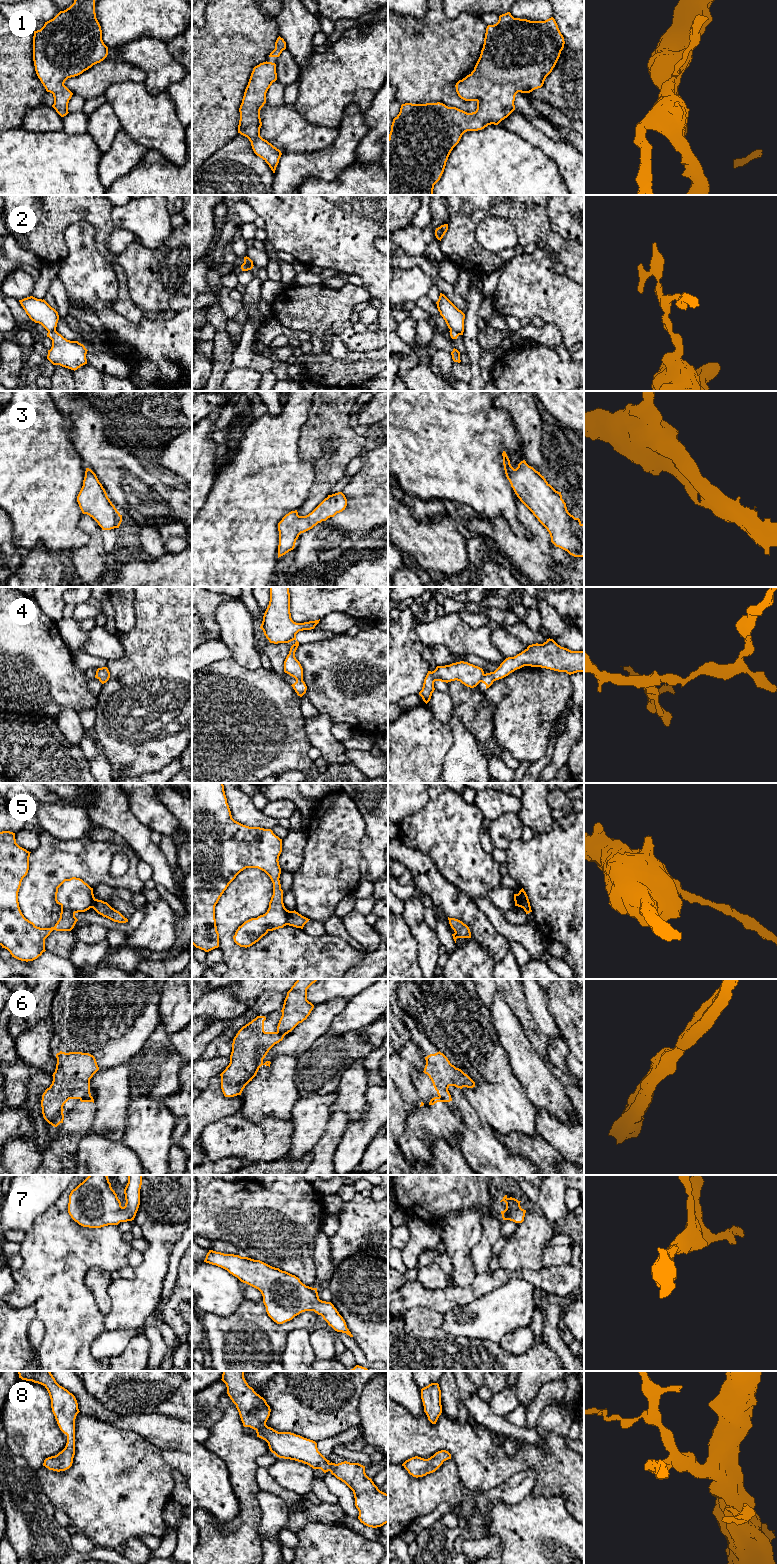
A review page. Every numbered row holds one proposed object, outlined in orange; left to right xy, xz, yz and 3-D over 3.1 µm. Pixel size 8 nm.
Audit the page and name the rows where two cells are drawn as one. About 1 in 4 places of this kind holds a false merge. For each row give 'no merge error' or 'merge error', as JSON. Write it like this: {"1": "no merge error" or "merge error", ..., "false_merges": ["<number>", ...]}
{"1": "no merge error", "2": "merge error", "3": "no merge error", "4": "merge error", "5": "merge error", "6": "merge error", "7": "no merge error", "8": "no merge error", "false_merges": ["2", "4", "5", "6"]}

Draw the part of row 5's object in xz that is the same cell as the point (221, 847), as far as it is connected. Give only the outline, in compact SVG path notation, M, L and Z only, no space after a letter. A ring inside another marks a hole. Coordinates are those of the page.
M192 783L192 944L205 952L219 947L215 906L229 884L246 868L264 871L273 883L267 912L245 921L235 932L234 942L250 947L269 931L288 925L280 884L279 856L282 839L271 829L249 827L232 818L223 783Z

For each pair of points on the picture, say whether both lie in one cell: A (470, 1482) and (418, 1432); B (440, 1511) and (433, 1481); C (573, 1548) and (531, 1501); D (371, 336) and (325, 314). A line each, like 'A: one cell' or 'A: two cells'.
A: one cell
B: two cells
C: one cell
D: one cell

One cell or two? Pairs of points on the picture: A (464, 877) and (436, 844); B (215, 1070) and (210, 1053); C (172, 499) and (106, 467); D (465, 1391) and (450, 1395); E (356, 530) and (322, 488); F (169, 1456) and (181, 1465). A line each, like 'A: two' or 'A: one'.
A: one
B: two
C: one
D: two
E: two
F: one

